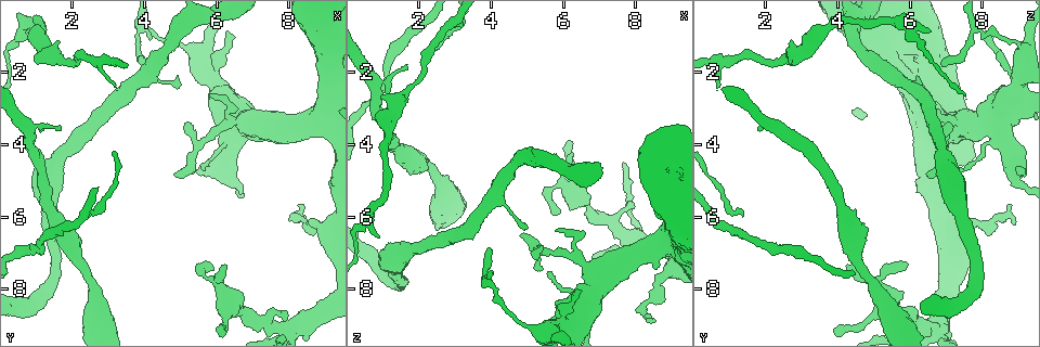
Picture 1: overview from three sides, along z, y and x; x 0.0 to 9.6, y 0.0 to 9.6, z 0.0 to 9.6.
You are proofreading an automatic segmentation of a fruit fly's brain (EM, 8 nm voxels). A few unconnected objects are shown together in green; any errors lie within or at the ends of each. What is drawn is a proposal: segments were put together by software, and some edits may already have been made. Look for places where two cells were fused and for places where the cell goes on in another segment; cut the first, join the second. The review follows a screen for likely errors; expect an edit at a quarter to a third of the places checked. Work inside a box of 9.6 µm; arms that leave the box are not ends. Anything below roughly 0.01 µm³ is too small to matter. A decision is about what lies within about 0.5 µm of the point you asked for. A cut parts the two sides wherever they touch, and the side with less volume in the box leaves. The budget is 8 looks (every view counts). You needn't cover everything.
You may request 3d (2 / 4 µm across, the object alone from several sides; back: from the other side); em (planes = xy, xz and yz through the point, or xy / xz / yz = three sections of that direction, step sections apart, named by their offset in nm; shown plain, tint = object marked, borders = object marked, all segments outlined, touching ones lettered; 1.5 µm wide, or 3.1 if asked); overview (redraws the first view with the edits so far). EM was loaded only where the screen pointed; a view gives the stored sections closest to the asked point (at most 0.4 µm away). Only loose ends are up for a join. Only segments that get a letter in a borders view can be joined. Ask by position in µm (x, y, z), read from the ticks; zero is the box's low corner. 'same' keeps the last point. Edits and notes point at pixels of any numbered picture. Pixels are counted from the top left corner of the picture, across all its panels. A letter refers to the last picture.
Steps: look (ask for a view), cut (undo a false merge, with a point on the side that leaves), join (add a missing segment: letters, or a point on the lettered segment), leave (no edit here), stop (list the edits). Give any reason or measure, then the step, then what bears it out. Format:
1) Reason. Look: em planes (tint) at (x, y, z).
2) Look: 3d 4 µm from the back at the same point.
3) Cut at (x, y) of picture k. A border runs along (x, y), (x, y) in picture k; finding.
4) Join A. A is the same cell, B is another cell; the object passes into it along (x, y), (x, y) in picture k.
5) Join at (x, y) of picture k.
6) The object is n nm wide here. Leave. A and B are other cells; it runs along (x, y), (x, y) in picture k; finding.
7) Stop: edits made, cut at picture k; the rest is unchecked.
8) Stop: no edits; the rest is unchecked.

Free end. Look: em yz step 8 (tint) at (4.00, 1.75, 6.85).

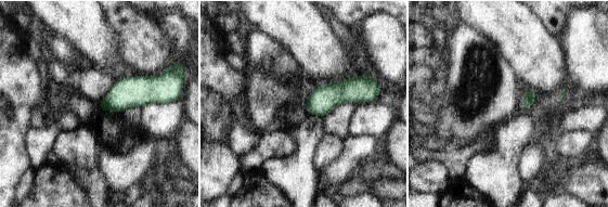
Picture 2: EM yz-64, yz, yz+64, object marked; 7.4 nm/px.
Another direction. Look: em planes (borders) at the same point.

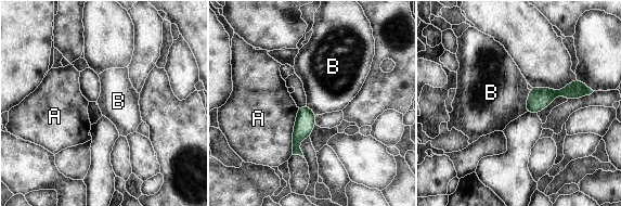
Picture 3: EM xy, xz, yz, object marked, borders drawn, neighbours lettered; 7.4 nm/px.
Leave. A and B are other cells; it runs along (584, 92), (547, 94), (528, 110) in picture 3; no lettered segment goes on from it.

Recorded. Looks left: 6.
Sharp bend. Look: 3d 4 µm at (8.20, 6.00, 8.65).

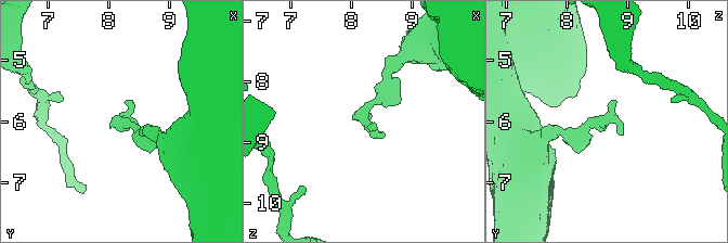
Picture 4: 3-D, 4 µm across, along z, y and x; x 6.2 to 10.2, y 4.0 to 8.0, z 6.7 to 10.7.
Need the tissue. Look: em planes (plain) at (8.20, 5.95, 8.60).

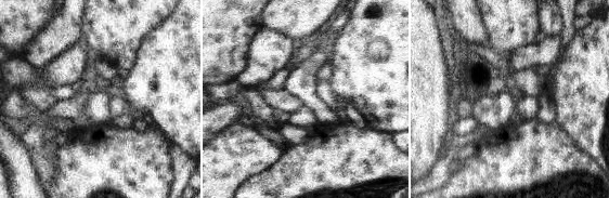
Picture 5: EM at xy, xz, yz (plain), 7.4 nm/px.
Look: em planes (borders) at the same point.

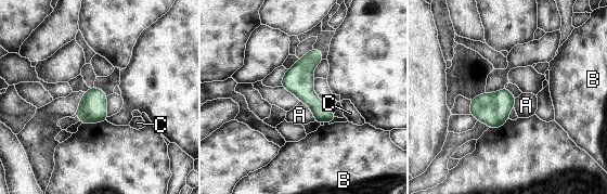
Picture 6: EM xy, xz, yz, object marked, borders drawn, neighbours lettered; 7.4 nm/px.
Leave. A, B and C are other cells; a border runs along (299, 101), (307, 105), (314, 120) in picture 6; continuous, no second cell.

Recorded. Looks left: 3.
A fork. Look: em xz step 8 (tint) at (0.70, 3.55, 2.30).

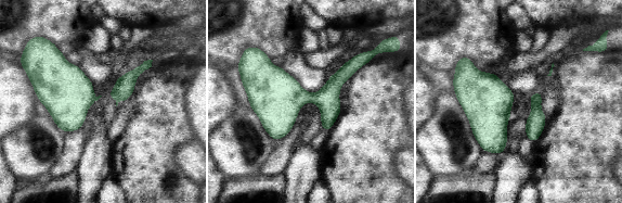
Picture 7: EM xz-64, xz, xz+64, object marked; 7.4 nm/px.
Another direction. Look: em planes (tint) at the same point.

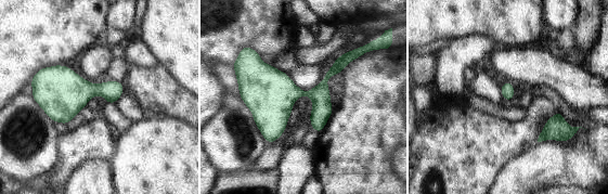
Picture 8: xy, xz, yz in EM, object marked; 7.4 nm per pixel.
Look: em planes (borders) at the same point.

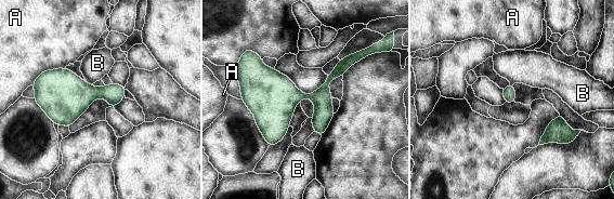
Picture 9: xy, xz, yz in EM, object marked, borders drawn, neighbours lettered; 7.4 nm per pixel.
The object is 360 nm wide here. Leave. A and B are other cells; a border runs along (65, 67), (43, 70), (31, 84) in picture 9; one cell here.

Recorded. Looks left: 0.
Stop: no edits; the rest is unchecked.

